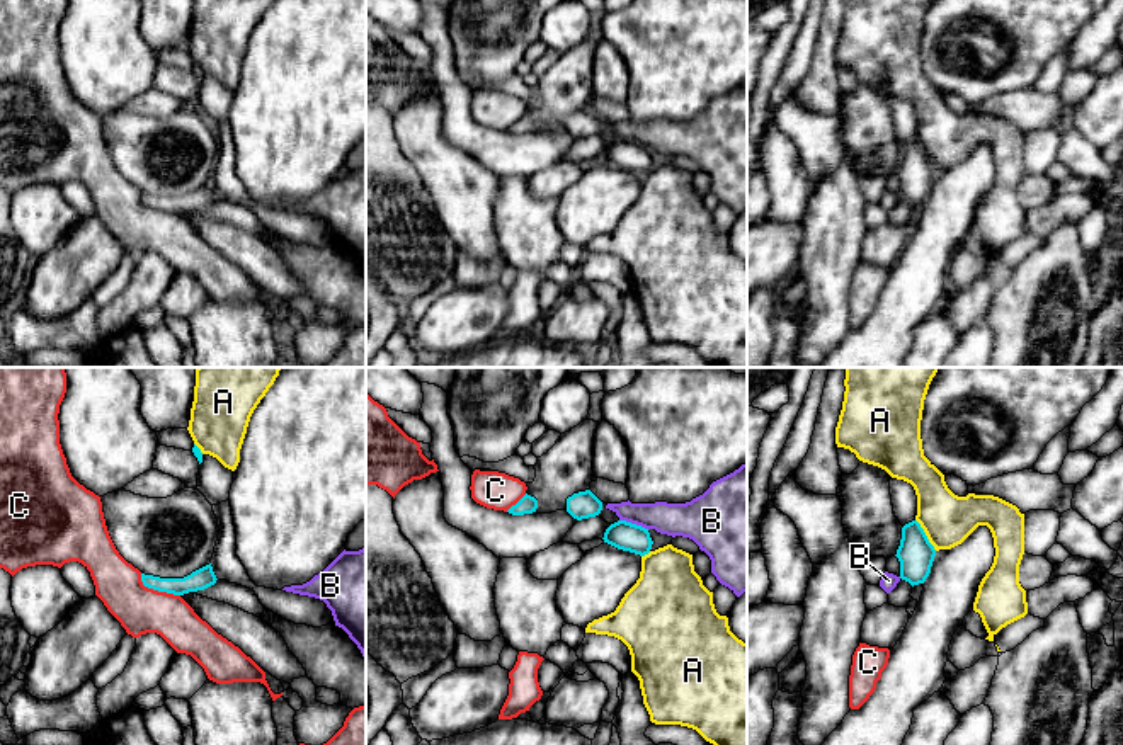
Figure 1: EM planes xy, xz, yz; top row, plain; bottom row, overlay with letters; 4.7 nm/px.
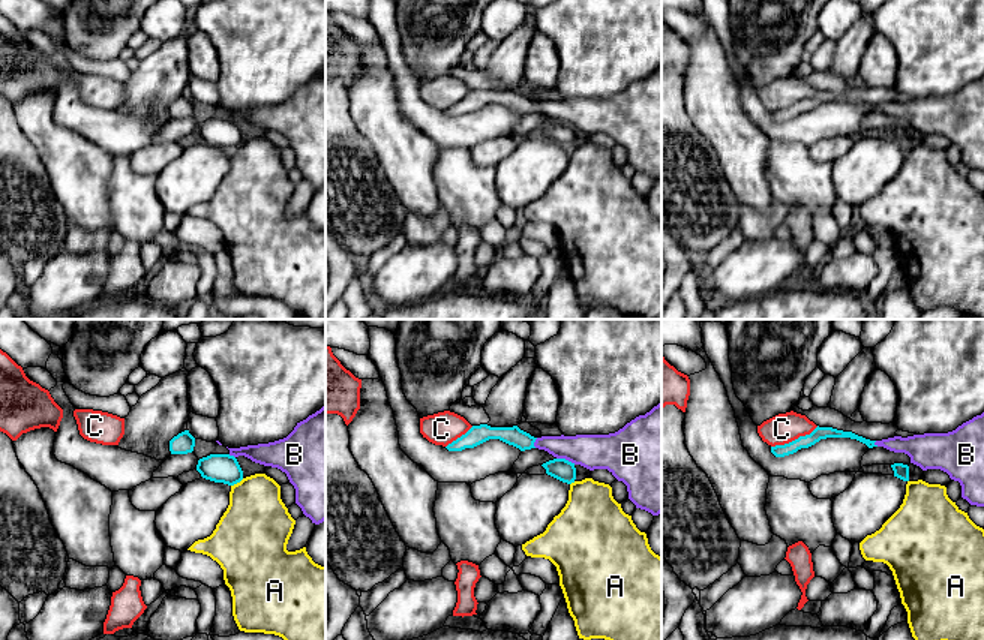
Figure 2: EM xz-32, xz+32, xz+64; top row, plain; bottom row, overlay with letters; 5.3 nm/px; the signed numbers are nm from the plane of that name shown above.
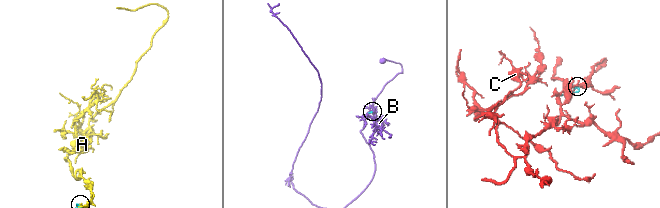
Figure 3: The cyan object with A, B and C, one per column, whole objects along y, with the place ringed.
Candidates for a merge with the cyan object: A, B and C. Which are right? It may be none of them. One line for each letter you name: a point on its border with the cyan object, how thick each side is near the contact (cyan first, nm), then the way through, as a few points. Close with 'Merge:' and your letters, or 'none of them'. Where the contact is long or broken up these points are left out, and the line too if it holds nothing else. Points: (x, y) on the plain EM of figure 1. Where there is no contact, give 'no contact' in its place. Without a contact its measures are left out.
B: meets cyan in xz at (633, 143); 140 nm thick on the cyan side, 160 nm on the other; runs through xz (621, 153), (633, 143), (686, 138)
Merge: B

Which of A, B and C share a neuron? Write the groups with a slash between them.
A / B / C

